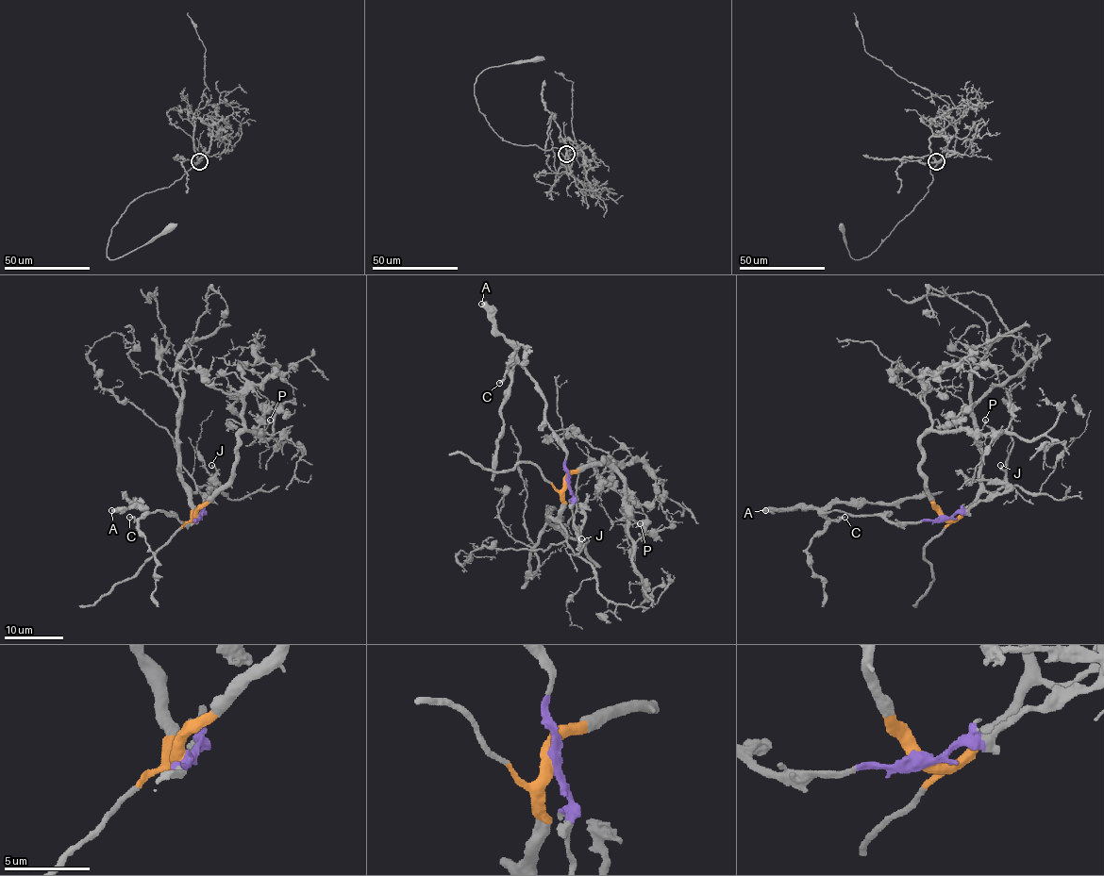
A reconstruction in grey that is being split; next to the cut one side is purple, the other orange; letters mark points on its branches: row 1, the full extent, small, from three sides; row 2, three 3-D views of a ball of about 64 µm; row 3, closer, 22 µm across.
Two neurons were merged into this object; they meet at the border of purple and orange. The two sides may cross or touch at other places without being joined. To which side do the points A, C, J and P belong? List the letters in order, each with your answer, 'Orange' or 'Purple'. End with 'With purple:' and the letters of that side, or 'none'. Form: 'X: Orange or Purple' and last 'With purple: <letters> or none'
A: Purple
C: Purple
J: Purple
P: Orange
With purple: A, C, J

